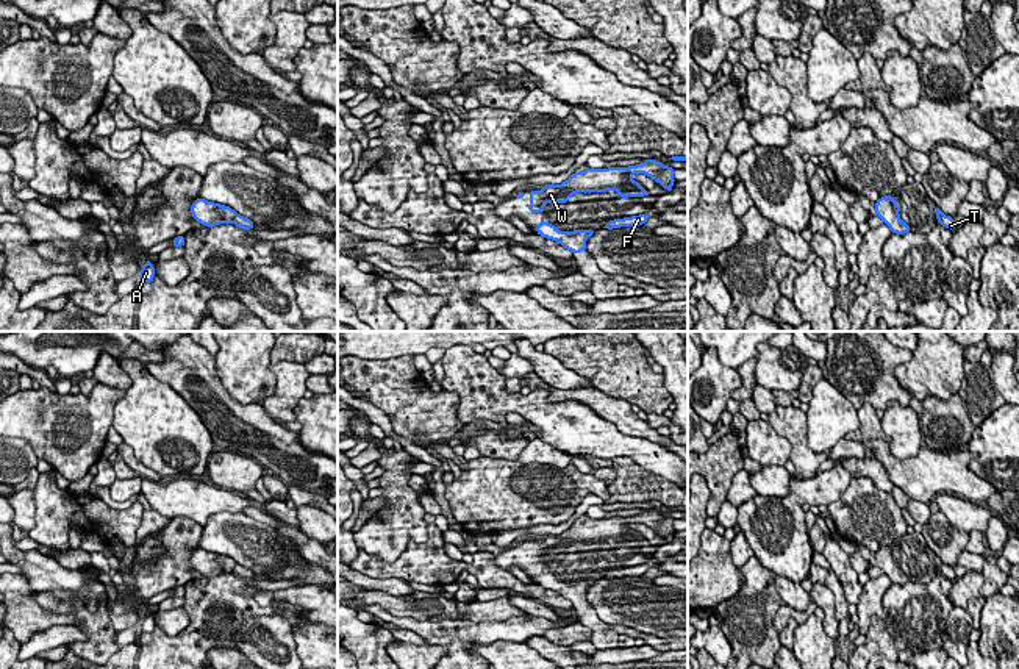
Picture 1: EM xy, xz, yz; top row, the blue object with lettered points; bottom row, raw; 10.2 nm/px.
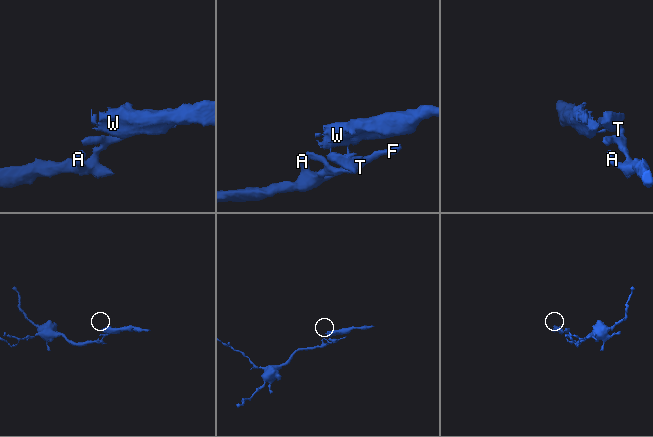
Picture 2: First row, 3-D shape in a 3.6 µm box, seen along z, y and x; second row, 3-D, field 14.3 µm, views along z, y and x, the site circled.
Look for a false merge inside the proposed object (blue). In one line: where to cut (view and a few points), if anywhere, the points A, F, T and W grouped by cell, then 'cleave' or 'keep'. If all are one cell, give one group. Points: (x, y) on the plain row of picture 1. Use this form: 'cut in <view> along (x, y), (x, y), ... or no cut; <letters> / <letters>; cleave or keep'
cut in xy along (236, 563), (232, 571); A F T / W; cleave

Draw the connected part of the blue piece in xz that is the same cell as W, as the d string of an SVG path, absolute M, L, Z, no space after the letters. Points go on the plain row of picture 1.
M644 510L641 514L628 517L586 519L574 522L561 535L542 535L542 541L530 539L528 563L544 563L547 553L569 553L569 547L577 542L616 541L620 549L645 547L649 541L631 528L633 524L644 524L660 533L666 541L672 541L675 528L674 517L656 510Z

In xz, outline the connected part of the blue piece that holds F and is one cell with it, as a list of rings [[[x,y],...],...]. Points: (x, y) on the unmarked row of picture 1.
[[[650,563],[624,567],[624,569],[614,569],[614,571],[608,571],[603,578],[613,580],[613,578],[620,578],[620,577],[641,577],[642,574],[649,571],[649,567],[650,567]]]

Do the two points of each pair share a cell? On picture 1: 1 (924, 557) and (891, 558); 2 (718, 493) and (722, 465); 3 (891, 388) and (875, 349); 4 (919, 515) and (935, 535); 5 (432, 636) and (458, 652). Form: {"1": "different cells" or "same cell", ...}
{"1": "same cell", "2": "same cell", "3": "same cell", "4": "different cells", "5": "same cell"}

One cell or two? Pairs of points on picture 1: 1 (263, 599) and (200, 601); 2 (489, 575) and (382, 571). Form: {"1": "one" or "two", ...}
{"1": "two", "2": "one"}

